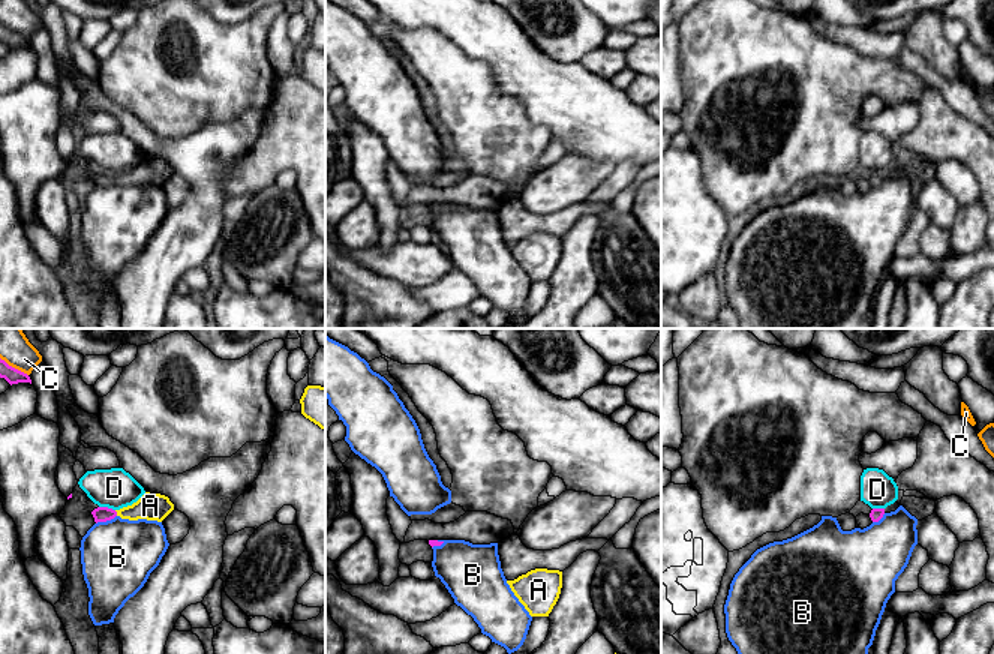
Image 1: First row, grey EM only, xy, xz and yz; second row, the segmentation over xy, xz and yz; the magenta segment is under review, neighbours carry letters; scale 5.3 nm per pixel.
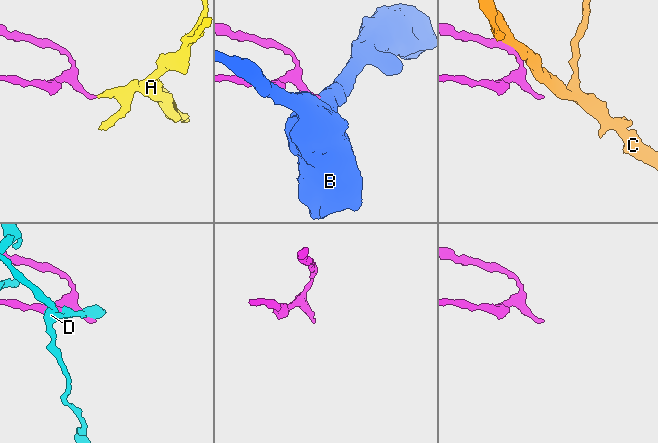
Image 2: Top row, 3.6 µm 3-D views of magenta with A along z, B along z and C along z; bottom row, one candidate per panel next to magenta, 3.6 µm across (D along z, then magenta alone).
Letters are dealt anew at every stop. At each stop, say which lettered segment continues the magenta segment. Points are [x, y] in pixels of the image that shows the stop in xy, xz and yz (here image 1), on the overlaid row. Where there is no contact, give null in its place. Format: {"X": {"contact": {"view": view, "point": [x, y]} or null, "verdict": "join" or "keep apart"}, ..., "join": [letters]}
{"A": {"contact": {"view": "xy", "point": [116, 513]}, "verdict": "join"}, "B": {"contact": {"view": "xy", "point": [105, 521]}, "verdict": "keep apart"}, "C": {"contact": {"view": "xy", "point": [14, 368]}, "verdict": "keep apart"}, "D": {"contact": {"view": "xy", "point": [107, 507]}, "verdict": "keep apart"}, "join": ["A"]}

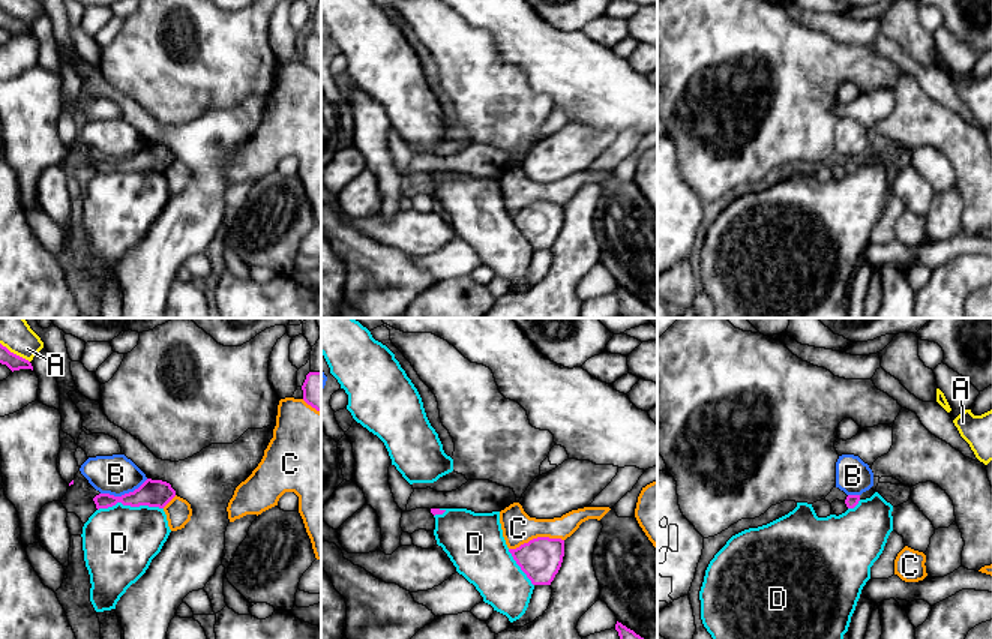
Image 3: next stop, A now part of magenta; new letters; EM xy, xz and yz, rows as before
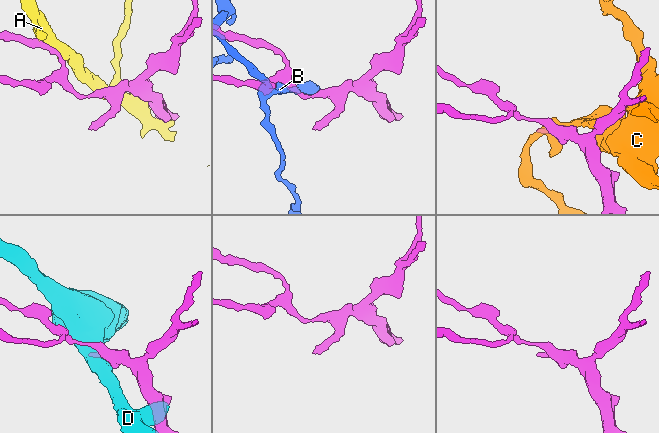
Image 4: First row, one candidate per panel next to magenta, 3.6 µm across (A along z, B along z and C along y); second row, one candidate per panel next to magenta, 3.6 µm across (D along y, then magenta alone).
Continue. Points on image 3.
{"A": {"contact": {"view": "xy", "point": [15, 354]}, "verdict": "keep apart"}, "B": {"contact": {"view": "xy", "point": [125, 494]}, "verdict": "keep apart"}, "C": {"contact": {"view": "xz", "point": [538, 537]}, "verdict": "keep apart"}, "D": {"contact": {"view": "xy", "point": [129, 504]}, "verdict": "keep apart"}, "join": []}

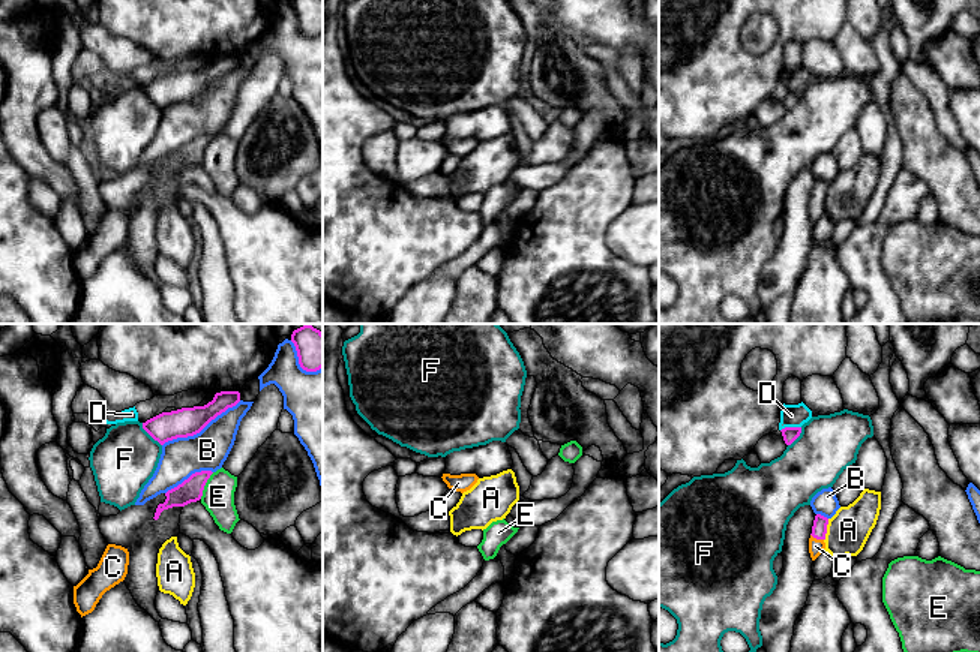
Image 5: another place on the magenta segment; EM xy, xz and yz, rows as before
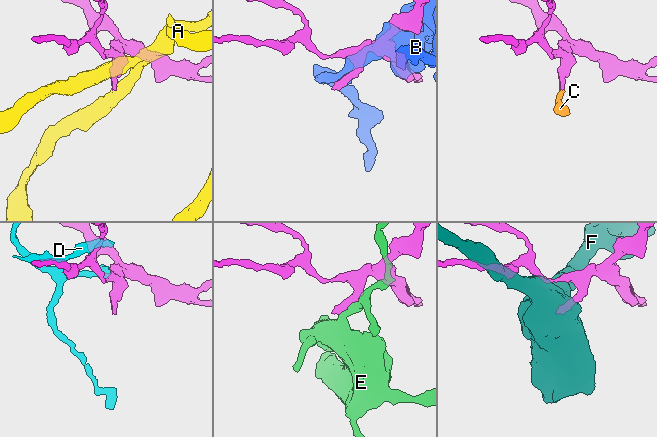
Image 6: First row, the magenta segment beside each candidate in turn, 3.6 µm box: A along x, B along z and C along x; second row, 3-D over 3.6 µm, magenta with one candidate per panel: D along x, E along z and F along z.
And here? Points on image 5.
{"A": {"contact": {"view": "yz", "point": [826, 529]}, "verdict": "keep apart"}, "B": {"contact": {"view": "xy", "point": [201, 429]}, "verdict": "keep apart"}, "C": {"contact": {"view": "yz", "point": [817, 538]}, "verdict": "join"}, "D": {"contact": {"view": "yz", "point": [790, 427]}, "verdict": "keep apart"}, "E": {"contact": {"view": "xy", "point": [204, 484]}, "verdict": "keep apart"}, "F": {"contact": {"view": "xy", "point": [150, 435]}, "verdict": "keep apart"}, "join": ["C"]}

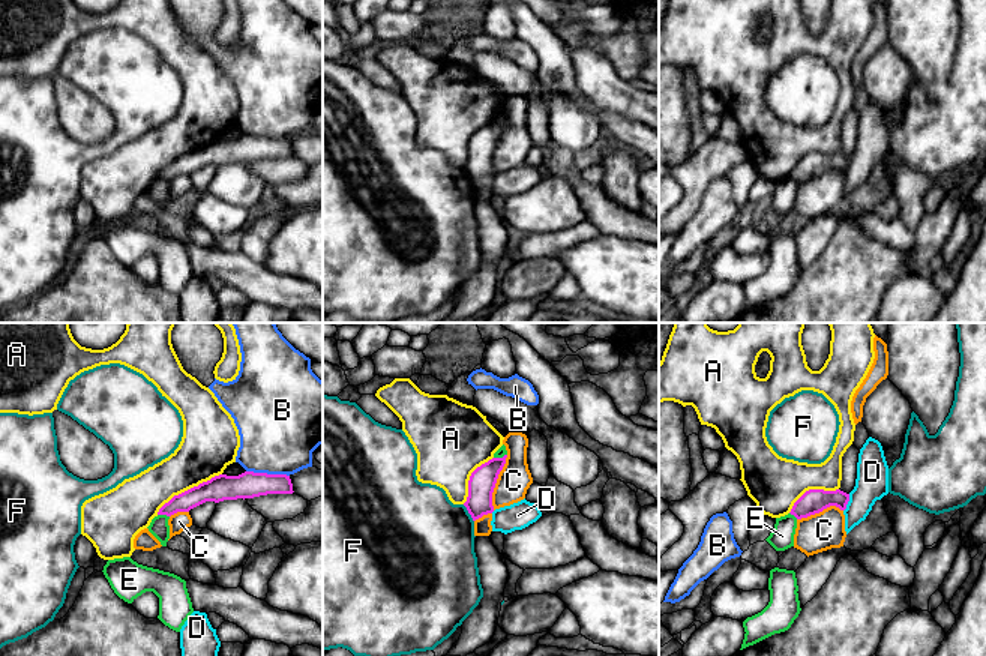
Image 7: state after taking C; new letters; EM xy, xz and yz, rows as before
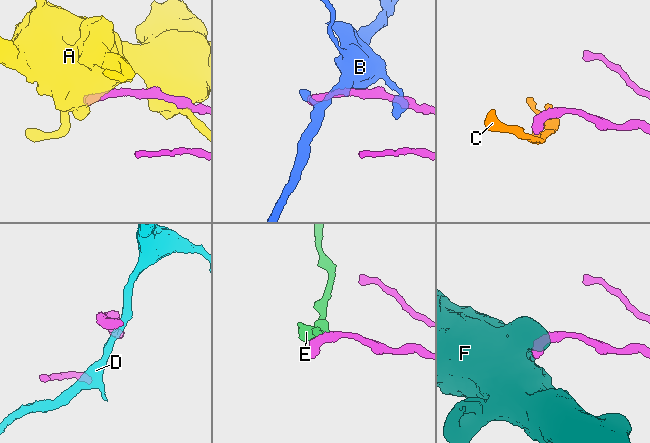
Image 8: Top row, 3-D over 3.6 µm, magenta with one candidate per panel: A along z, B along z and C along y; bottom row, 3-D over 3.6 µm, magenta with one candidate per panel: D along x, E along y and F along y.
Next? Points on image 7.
{"A": {"contact": {"view": "xy", "point": [188, 490]}, "verdict": "keep apart"}, "B": {"contact": {"view": "xy", "point": [266, 473]}, "verdict": "keep apart"}, "C": {"contact": {"view": "xz", "point": [496, 482]}, "verdict": "keep apart"}, "D": {"contact": {"view": "yz", "point": [847, 503]}, "verdict": "keep apart"}, "E": {"contact": {"view": "xy", "point": [164, 514]}, "verdict": "keep apart"}, "F": {"contact": {"view": "xz", "point": [468, 512]}, "verdict": "keep apart"}, "join": []}

